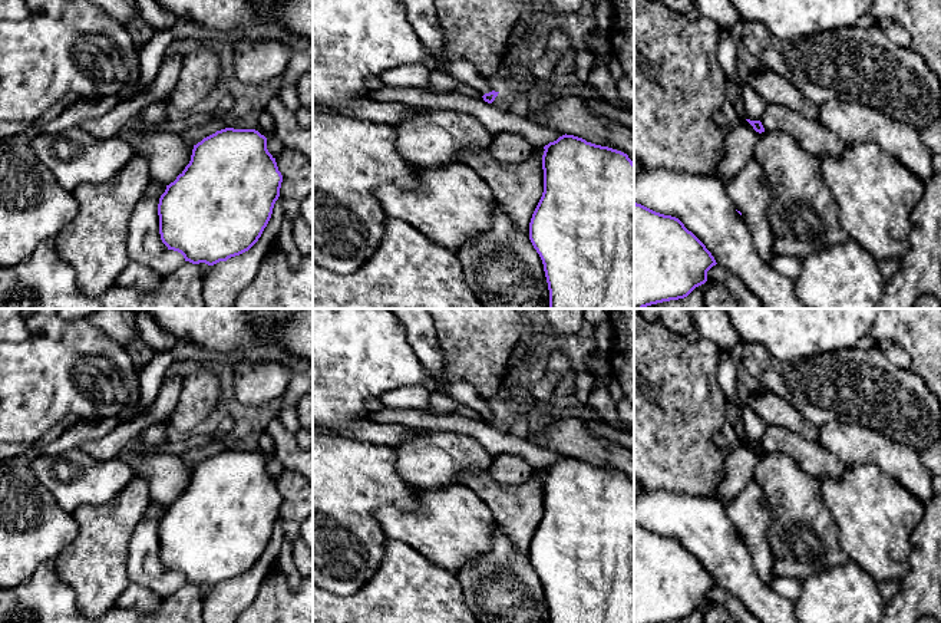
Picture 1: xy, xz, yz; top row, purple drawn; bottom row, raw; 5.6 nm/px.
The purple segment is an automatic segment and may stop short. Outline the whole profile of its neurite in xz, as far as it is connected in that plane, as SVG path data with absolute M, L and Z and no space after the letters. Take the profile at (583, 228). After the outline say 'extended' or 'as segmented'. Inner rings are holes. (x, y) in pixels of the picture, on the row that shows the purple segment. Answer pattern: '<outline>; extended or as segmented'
M567 134L544 149L544 192L529 240L544 264L549 309L634 309L634 162L621 151Z; as segmented

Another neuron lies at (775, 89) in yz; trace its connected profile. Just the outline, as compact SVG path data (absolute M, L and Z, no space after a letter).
M775 72L752 73L747 85L767 103L783 105L809 119L819 121L819 106L808 100L785 78Z

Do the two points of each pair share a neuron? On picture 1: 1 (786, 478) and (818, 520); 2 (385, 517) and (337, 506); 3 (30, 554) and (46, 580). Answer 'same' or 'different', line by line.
1: same
2: different
3: different

